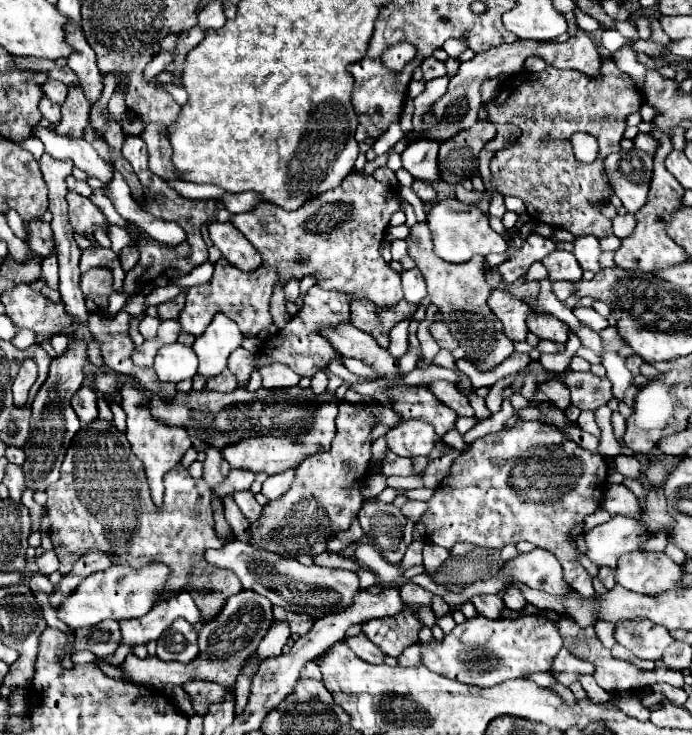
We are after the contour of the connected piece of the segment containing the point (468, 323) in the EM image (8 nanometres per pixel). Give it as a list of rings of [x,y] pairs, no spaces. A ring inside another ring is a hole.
[[[416,223],[410,229],[406,243],[408,243],[408,255],[416,261],[416,267],[422,271],[428,295],[432,303],[438,307],[438,313],[442,315],[440,319],[446,321],[450,333],[454,333],[454,339],[464,349],[468,361],[478,371],[486,373],[498,367],[504,359],[508,359],[514,353],[514,343],[506,337],[502,323],[494,317],[494,313],[488,307],[492,287],[482,277],[482,257],[474,257],[472,261],[458,265],[442,261],[432,251],[432,233],[426,223]]]

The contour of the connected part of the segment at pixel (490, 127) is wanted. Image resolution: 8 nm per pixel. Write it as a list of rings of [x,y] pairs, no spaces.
[[[476,121],[470,129],[440,143],[440,173],[448,183],[460,183],[478,171],[480,149],[496,137],[496,125]]]

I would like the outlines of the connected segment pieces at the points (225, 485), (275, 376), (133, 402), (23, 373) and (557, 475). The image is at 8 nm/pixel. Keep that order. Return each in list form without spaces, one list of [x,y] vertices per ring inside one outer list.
[[[230,471],[226,481],[222,481],[222,485],[218,485],[218,497],[226,497],[226,495],[234,495],[236,491],[246,491],[250,489],[250,485],[254,483],[256,475],[252,471]]]
[[[272,363],[260,369],[262,375],[262,387],[264,389],[288,389],[298,385],[300,377],[282,363]]]
[[[122,387],[122,409],[126,411],[128,417],[128,431],[126,437],[132,445],[132,453],[142,461],[144,471],[146,471],[146,479],[152,491],[152,501],[156,507],[162,505],[162,497],[164,497],[164,475],[174,469],[174,465],[178,465],[184,457],[184,453],[190,449],[190,435],[186,429],[178,429],[178,427],[168,427],[156,419],[152,419],[150,409],[146,405],[146,397],[142,395],[142,391],[134,389],[134,387]]]
[[[22,365],[16,379],[14,379],[14,385],[12,385],[12,393],[14,393],[14,405],[16,407],[26,407],[28,403],[28,391],[30,387],[34,385],[38,377],[38,371],[36,371],[36,365]]]
[[[518,419],[514,429],[502,429],[484,439],[476,439],[468,451],[462,451],[452,461],[448,475],[428,501],[428,511],[422,515],[426,537],[446,549],[452,549],[458,541],[490,549],[530,541],[550,551],[562,563],[568,585],[582,597],[592,597],[596,595],[592,579],[578,563],[576,549],[568,539],[570,529],[598,509],[608,465],[598,453],[572,443],[560,429],[550,425],[540,425],[538,429],[538,425],[538,421]]]

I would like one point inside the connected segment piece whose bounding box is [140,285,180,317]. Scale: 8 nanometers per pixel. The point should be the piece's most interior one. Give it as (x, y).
(160, 294)

